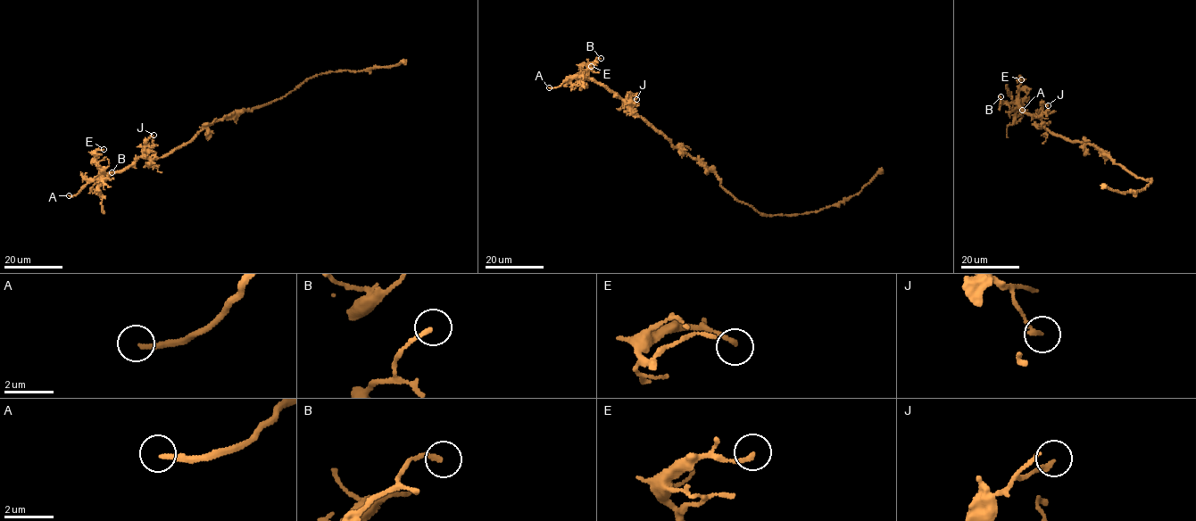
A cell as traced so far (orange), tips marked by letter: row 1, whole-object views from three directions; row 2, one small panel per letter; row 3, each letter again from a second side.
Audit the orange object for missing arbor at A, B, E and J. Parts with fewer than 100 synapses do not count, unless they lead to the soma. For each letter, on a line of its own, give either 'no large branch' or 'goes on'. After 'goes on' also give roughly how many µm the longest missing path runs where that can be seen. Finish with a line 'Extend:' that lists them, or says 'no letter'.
A: goes on; about 50 µm are missing
B: no large branch
E: no large branch
J: no large branch
Extend: A

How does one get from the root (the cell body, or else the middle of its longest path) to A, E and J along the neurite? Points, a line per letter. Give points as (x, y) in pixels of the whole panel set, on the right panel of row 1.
A: (1107, 154), (1087, 141), (1071, 141), (1051, 132), (1039, 116), (1025, 112), (1016, 103), (1018, 109), (1022, 110)
E: (1107, 154), (1087, 141), (1055, 135), (1039, 116), (1024, 111), (1018, 103), (1021, 79)
J: (1107, 154), (1087, 141), (1071, 141), (1050, 131), (1042, 120), (1041, 103), (1048, 105)

